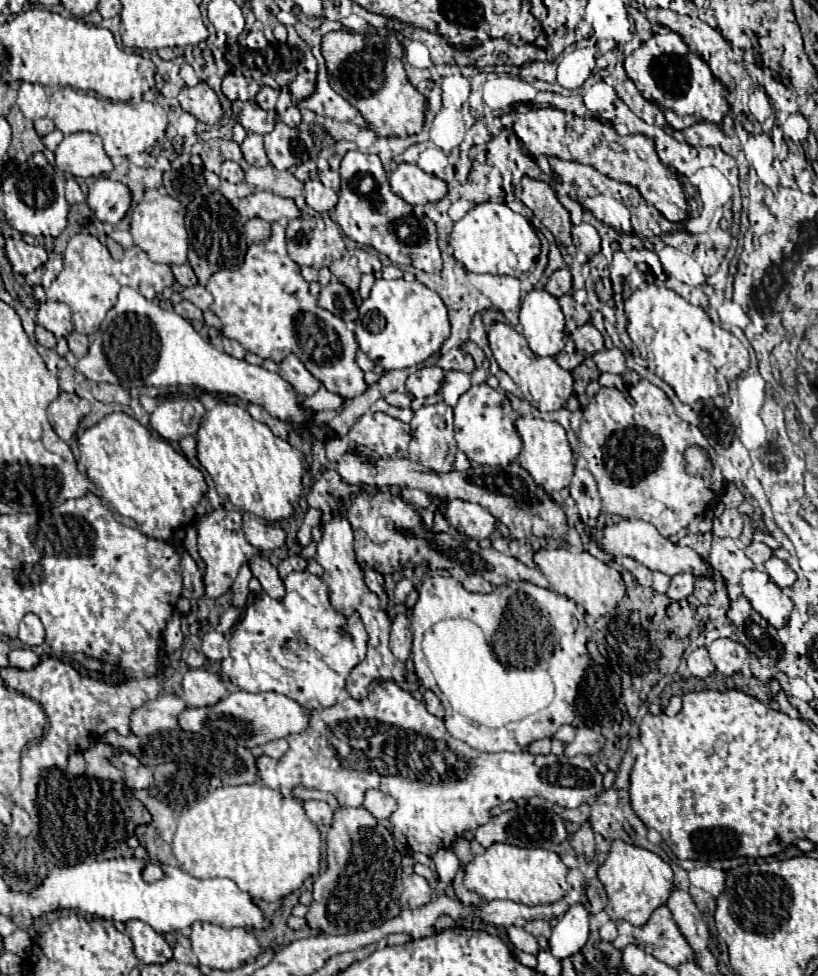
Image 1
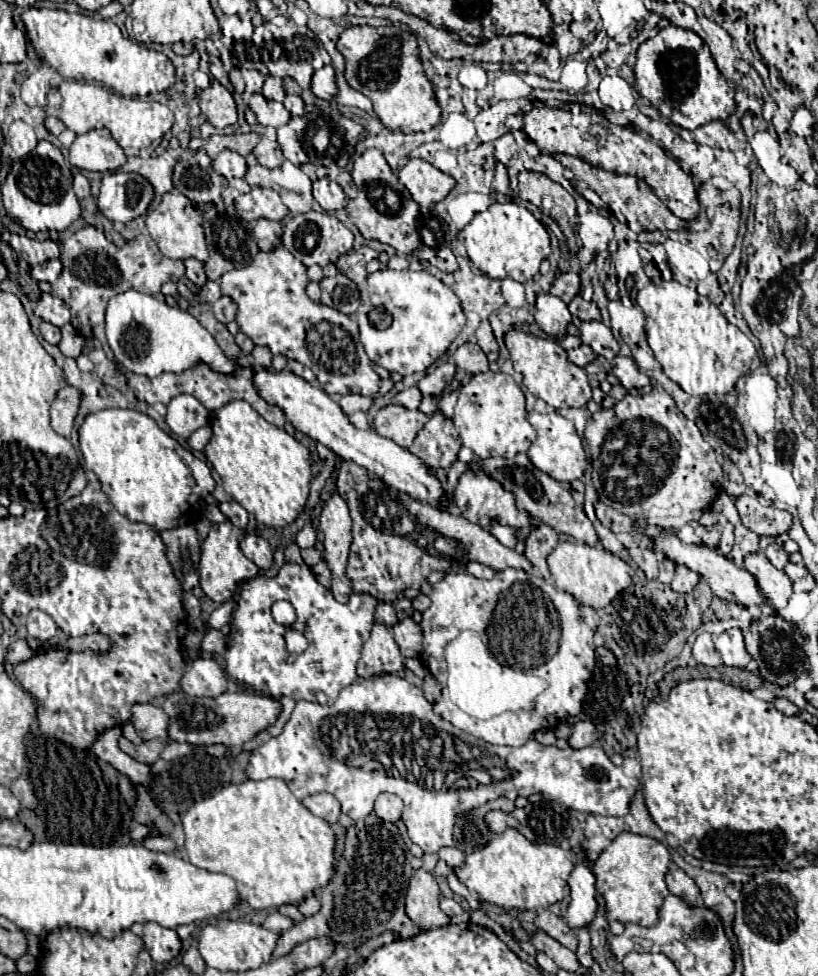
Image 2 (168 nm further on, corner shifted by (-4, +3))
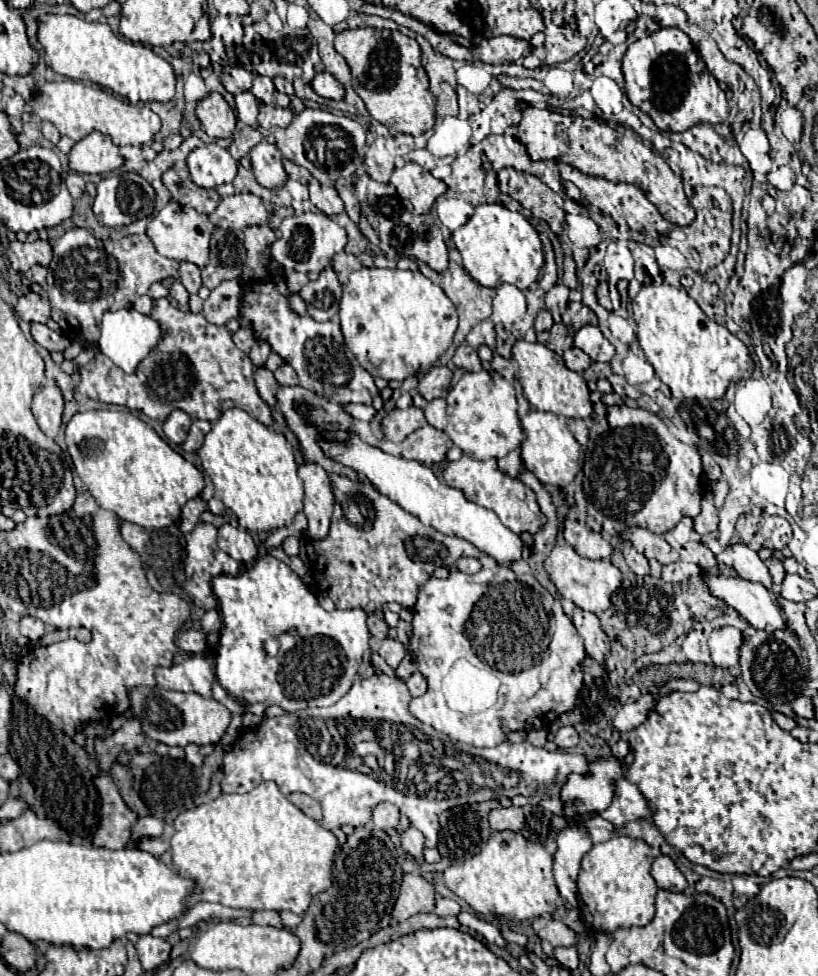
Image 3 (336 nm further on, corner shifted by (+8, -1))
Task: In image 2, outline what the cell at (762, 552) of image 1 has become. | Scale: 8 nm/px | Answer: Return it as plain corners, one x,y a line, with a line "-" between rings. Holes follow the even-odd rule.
771,544
771,546
765,550
765,556
767,556
769,562
771,562
775,568
779,568
779,570
783,570
783,568
787,566
787,562
789,562
787,552
785,552
779,544

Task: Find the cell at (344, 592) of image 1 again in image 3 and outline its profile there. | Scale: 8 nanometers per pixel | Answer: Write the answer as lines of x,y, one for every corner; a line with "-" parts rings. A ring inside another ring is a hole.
319,464
299,466
299,478
305,484
303,512
309,520
309,536
313,540
323,540
329,534
331,512
333,512
333,492
329,486
329,476

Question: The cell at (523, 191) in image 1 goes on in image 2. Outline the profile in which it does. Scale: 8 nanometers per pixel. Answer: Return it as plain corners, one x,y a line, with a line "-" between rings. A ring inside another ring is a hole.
528,170
518,175
518,189
518,196
522,200
529,200
559,224
559,228
567,238
570,255
576,256
578,247
575,244
575,226
577,226
575,198
561,184
553,182
545,174

